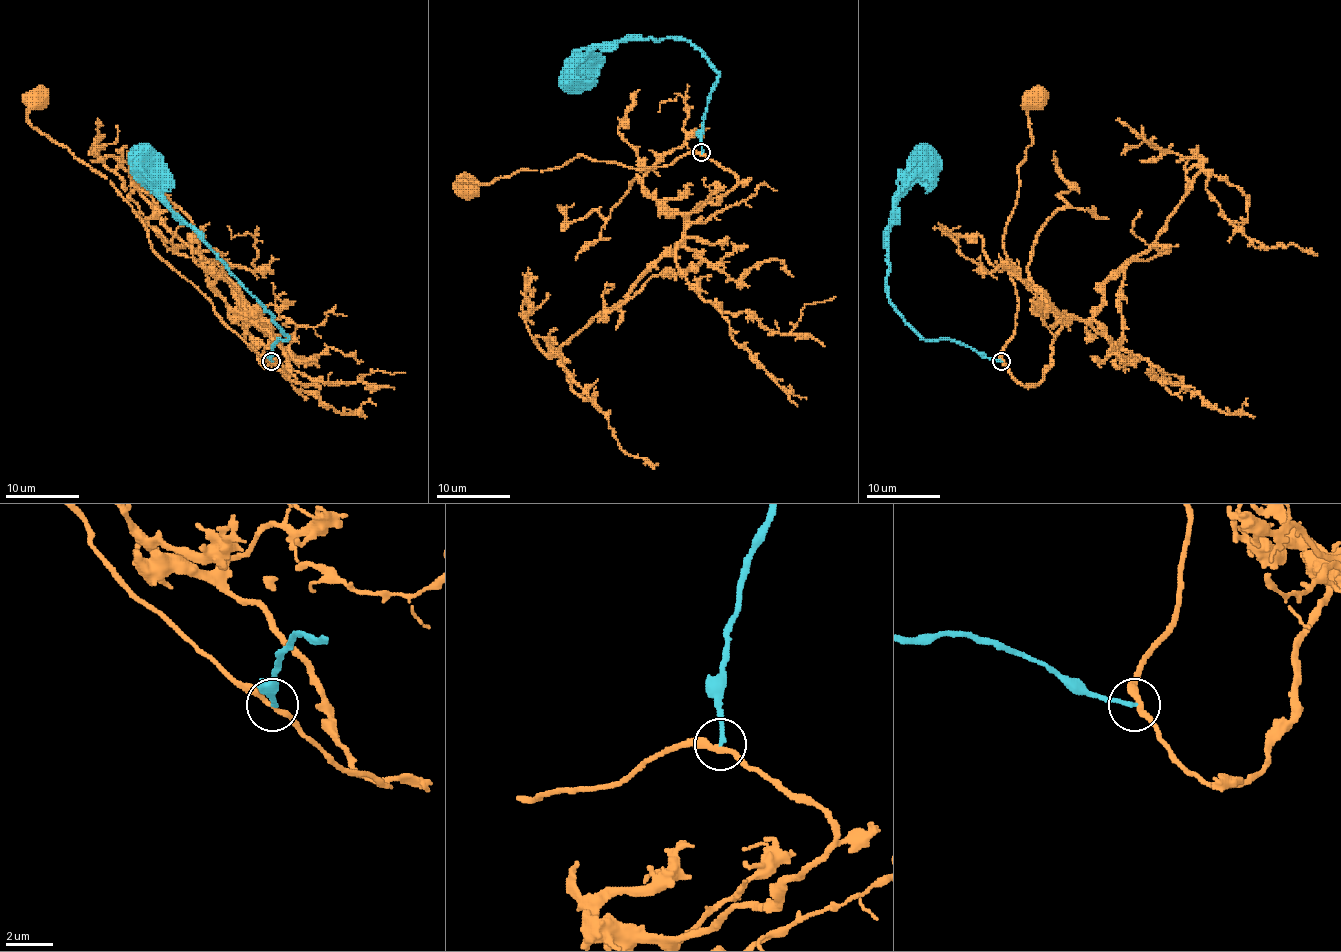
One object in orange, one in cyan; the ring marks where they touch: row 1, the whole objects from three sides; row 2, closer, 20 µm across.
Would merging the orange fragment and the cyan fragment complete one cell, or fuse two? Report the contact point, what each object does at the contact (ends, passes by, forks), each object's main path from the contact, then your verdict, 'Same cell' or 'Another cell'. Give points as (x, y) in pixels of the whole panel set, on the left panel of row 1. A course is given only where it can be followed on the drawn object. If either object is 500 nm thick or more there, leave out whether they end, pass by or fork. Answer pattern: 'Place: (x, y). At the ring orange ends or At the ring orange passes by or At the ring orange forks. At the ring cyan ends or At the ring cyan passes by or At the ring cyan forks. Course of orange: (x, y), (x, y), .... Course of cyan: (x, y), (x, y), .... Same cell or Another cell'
Place: (271, 361). At the ring orange passes by. At the ring cyan ends. Course of orange: (271, 361), (306, 387), (240, 292), (163, 222), (130, 171), (139, 215), (163, 239), (227, 252). Course of cyan: (271, 361), (271, 349), (277, 341), (288, 338), (169, 204), (163, 195), (163, 176), (147, 165). Another cell

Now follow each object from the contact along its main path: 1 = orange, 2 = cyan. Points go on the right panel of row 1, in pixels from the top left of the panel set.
1: (1002, 361), (1033, 387), (1064, 321), (1092, 316), (1202, 171), (1251, 239), (1311, 252)
2: (1000, 361), (954, 341), (922, 338), (890, 301), (887, 231), (892, 204), (911, 176), (929, 165)

